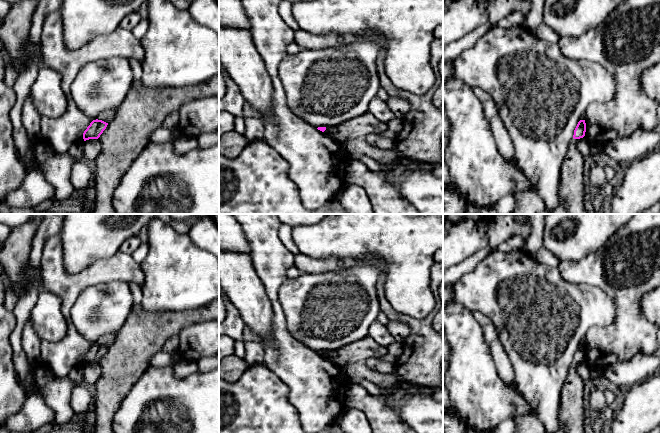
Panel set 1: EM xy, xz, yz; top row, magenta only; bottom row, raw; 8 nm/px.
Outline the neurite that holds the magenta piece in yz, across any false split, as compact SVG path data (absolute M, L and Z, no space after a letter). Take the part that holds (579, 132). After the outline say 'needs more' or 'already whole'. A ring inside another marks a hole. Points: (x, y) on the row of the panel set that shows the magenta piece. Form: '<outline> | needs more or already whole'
M580 120L574 130L574 135L573 138L574 139L580 139L583 138L585 136L585 132L586 132L586 123L585 120Z | already whole

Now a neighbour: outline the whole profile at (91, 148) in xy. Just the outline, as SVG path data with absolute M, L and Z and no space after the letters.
M89 139L82 143L82 160L92 166L95 158L101 150L101 143L98 139Z

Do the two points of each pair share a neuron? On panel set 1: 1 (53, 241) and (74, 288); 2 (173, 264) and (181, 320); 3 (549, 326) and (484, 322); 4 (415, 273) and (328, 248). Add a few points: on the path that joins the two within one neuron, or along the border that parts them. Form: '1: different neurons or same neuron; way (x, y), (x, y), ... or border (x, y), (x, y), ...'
1: same neuron; way (53, 253), (53, 267), (62, 276)
2: different neurons; border (203, 306), (197, 309), (159, 311), (157, 313)
3: different neurons; border (473, 311), (483, 313), (492, 322), (501, 345)
4: same neuron; way (393, 251), (375, 241), (350, 241)

